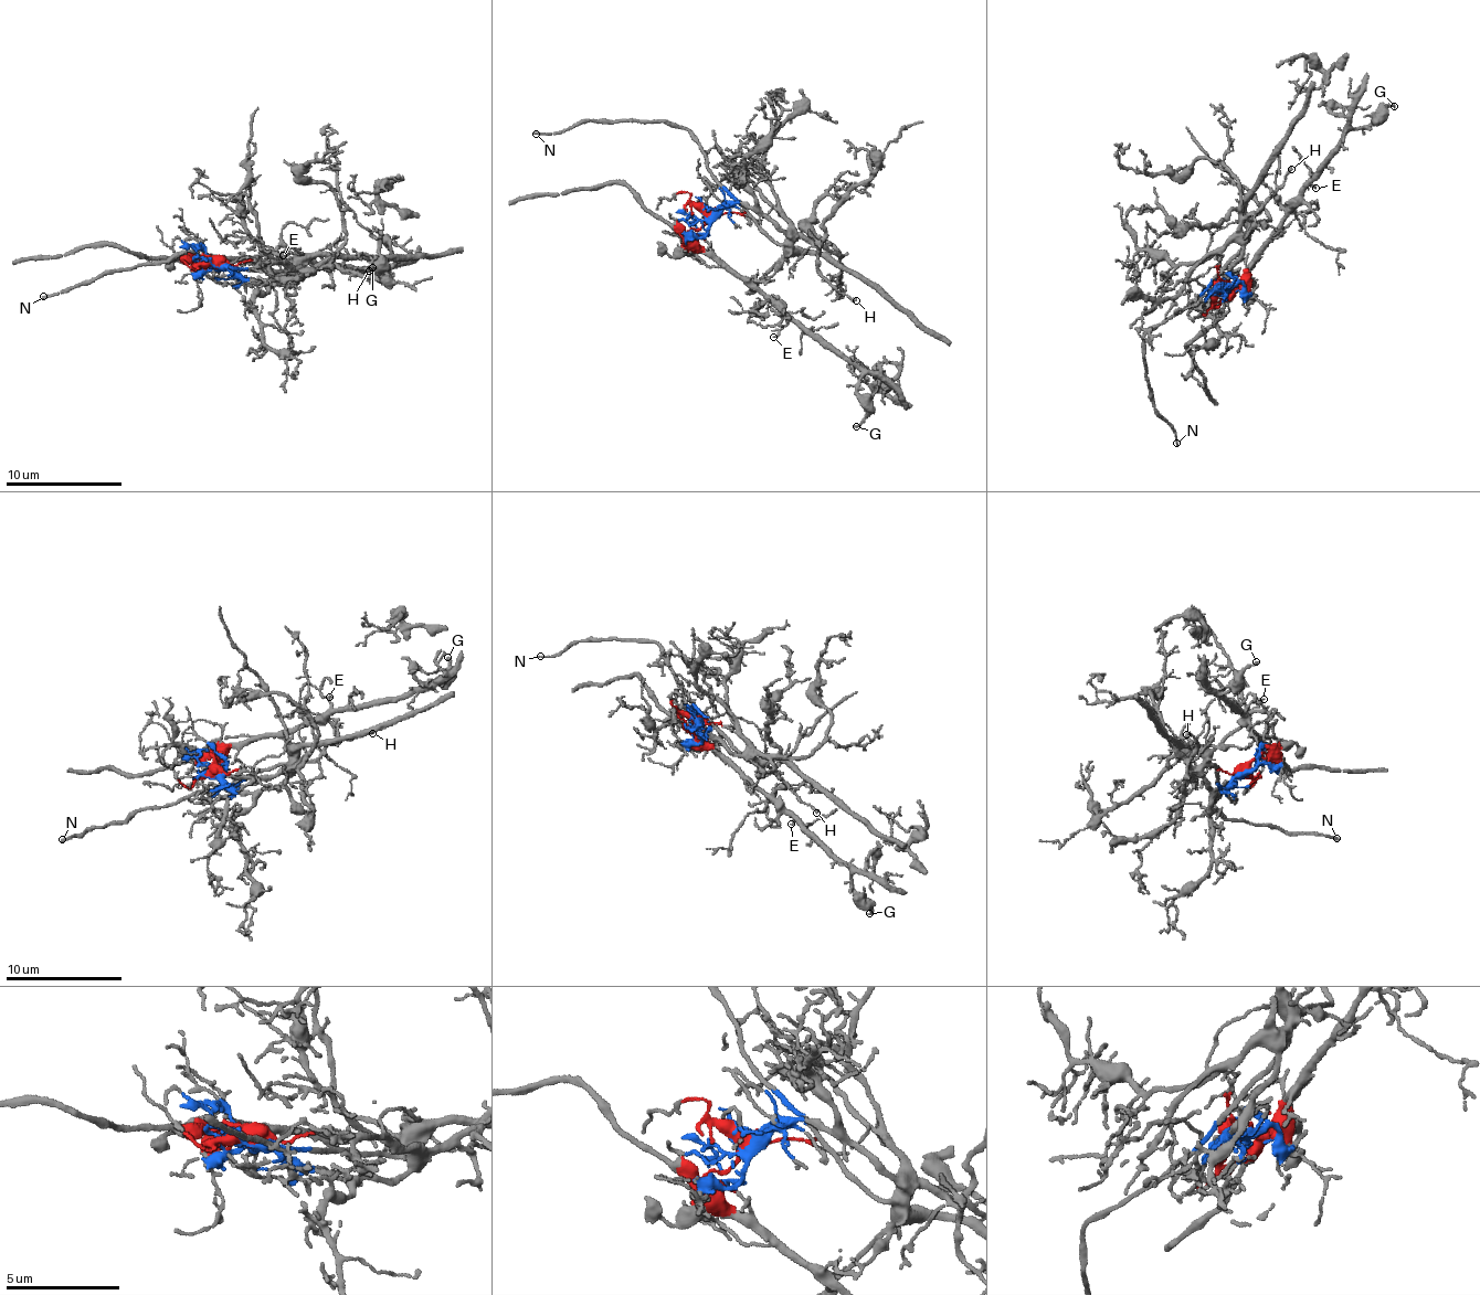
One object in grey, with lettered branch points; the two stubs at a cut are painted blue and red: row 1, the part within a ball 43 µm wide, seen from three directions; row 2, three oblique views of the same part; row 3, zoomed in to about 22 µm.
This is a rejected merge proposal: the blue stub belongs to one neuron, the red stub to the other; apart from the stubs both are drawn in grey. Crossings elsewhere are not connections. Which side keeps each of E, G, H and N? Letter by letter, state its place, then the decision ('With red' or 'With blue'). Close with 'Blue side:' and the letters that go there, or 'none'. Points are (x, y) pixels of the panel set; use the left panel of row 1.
E: Place: (283, 255). With red
G: Place: (372, 267). With red
H: Place: (369, 271). With blue
N: Place: (43, 296). With blue
Blue side: H, N

